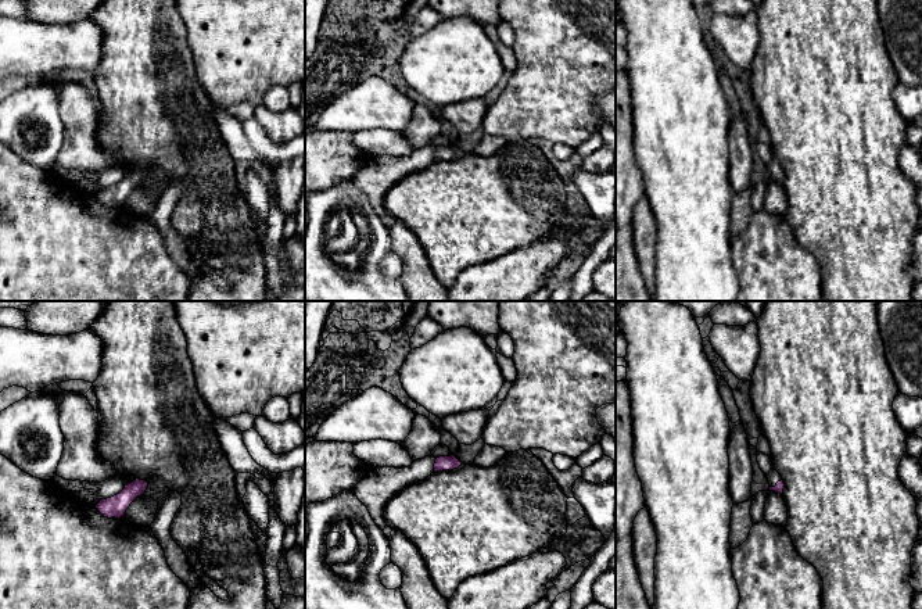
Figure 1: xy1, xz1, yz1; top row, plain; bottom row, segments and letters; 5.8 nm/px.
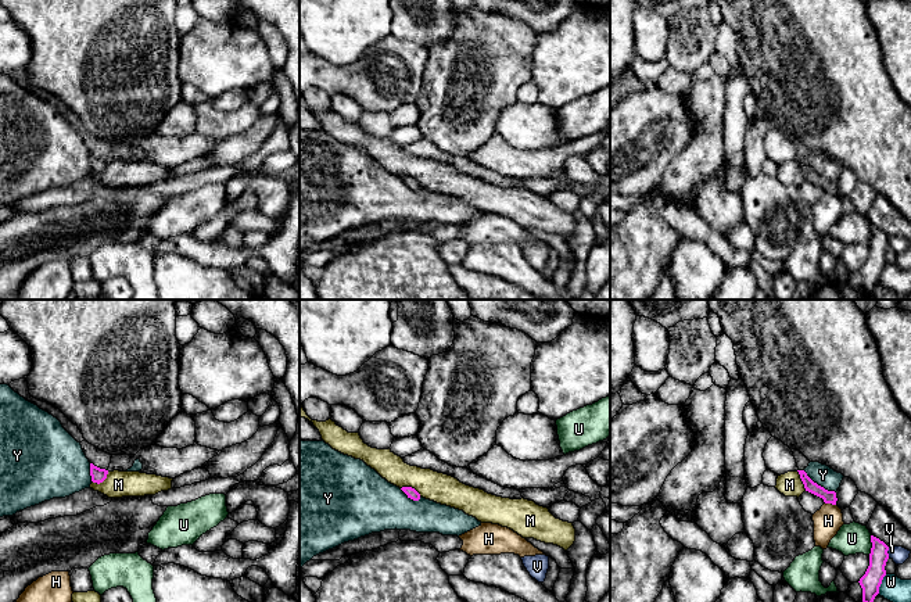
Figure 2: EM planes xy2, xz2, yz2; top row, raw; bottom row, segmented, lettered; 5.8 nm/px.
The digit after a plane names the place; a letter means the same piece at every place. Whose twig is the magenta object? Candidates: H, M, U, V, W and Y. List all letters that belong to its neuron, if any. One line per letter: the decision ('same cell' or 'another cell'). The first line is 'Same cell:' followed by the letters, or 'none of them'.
Same cell: none of them
H: another cell
M: another cell
U: another cell
V: another cell
W: another cell
Y: another cell

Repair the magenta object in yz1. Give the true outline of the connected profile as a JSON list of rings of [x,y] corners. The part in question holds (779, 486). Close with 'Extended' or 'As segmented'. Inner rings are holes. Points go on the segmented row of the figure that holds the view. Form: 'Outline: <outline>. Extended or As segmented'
Outline: [[[775,469],[769,470],[767,479],[769,481],[769,491],[783,494],[785,483],[782,480],[782,476]]]. Extended

